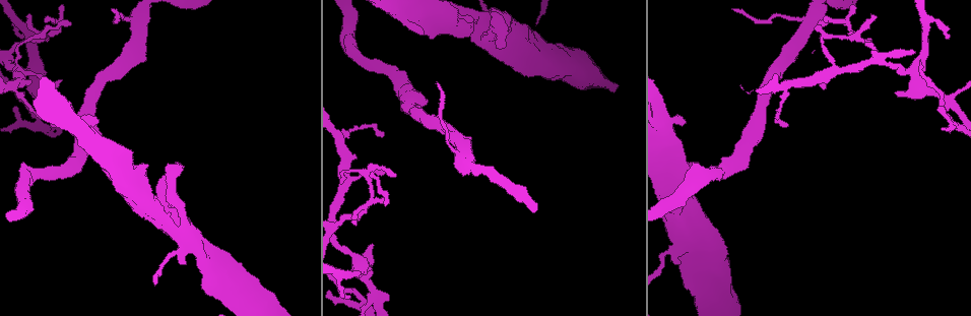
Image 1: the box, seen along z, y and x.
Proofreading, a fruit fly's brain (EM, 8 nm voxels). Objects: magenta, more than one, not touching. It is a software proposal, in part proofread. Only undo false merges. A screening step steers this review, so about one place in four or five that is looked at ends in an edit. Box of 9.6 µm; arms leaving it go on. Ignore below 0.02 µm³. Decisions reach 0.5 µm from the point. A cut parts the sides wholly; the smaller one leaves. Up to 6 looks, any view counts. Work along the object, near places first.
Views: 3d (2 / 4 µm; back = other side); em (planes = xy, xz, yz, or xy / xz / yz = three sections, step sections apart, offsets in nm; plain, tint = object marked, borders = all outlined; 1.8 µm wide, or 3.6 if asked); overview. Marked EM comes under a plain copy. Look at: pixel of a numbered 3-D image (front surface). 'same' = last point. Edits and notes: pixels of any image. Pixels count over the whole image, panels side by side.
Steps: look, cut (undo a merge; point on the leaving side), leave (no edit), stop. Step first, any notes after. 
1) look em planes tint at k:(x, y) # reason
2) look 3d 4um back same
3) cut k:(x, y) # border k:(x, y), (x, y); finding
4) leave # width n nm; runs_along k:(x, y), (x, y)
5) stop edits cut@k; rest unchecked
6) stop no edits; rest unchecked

look 3d 2um at 1:(853, 37) # abrupt turn

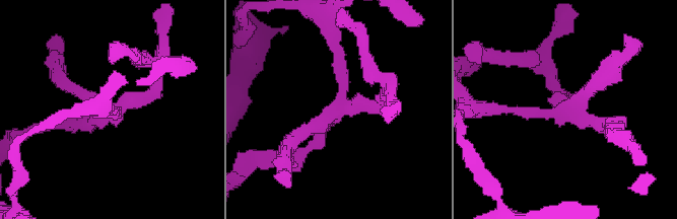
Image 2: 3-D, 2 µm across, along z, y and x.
look em planes tint at 2:(340, 107)

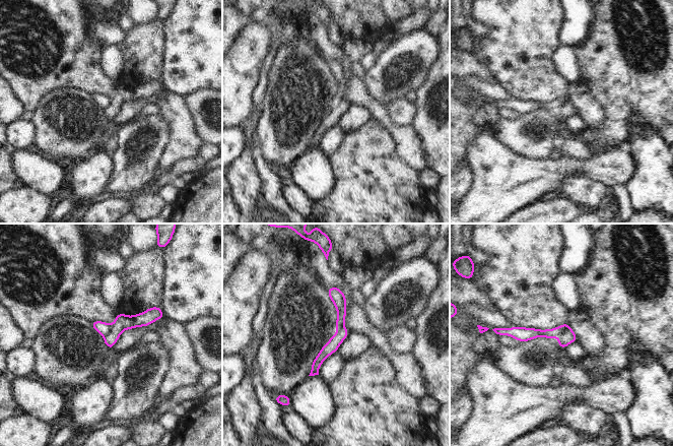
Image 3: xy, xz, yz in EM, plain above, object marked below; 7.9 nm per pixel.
cut 3:(532, 333) # border 3:(568, 325), (557, 337); two neurons meet here

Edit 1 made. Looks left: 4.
look em 3.6um planes tint at 1:(167, 211) # thick turns thin

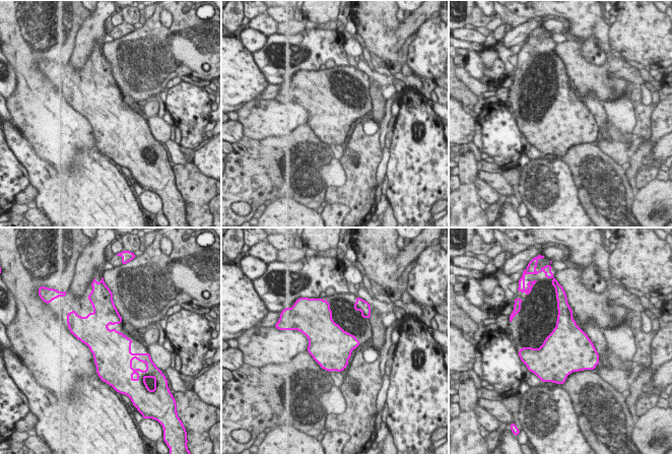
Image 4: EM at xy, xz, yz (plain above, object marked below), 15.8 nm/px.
leave # width 600 nm; one neuron here

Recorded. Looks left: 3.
stop edits cut@3; rest unchecked

